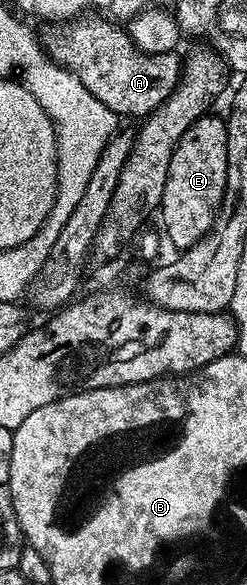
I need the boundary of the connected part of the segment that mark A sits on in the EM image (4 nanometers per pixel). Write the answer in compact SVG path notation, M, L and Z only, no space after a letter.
M83 16L80 18L71 18L69 22L51 22L45 27L46 31L41 31L40 41L46 48L46 54L56 64L60 64L68 72L72 72L80 80L80 84L84 84L84 88L88 88L88 92L92 92L92 96L96 96L96 100L100 100L100 104L104 104L104 108L108 108L116 116L127 114L130 118L141 120L146 115L151 114L156 108L160 108L160 104L164 104L164 100L168 100L168 96L176 88L179 78L182 76L183 59L177 58L179 55L175 51L160 52L159 54L143 54L141 50L135 46L131 40L129 33L121 25L115 24L113 21L107 20L101 16Z

